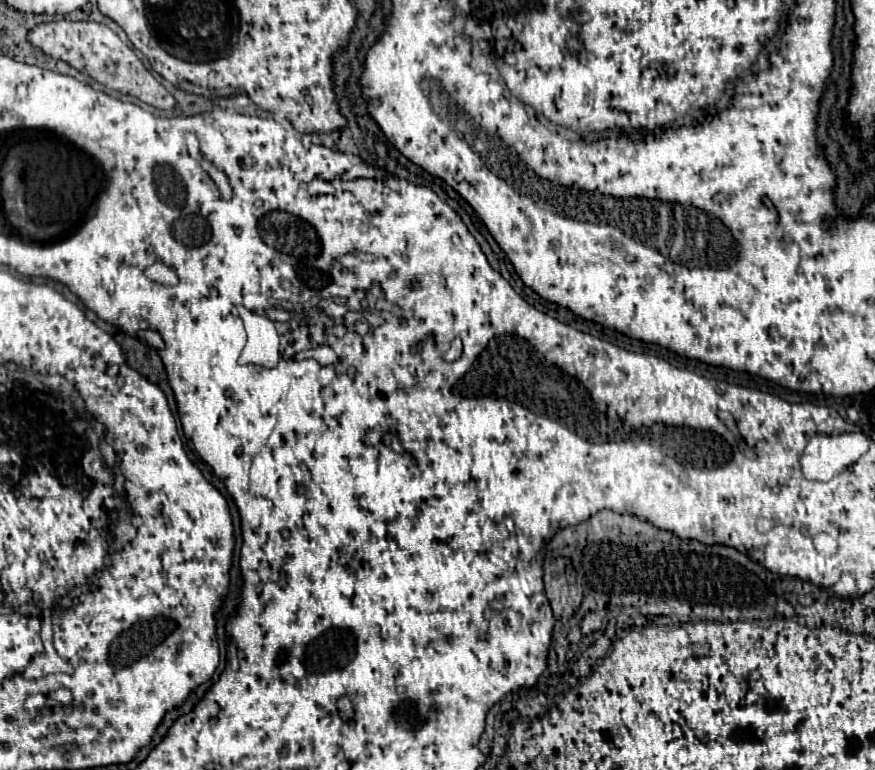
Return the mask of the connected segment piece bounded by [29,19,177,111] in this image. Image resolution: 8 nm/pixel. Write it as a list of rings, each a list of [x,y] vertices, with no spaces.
[[[51,21],[41,23],[29,33],[29,41],[39,47],[43,53],[47,53],[53,59],[61,59],[81,71],[83,75],[95,79],[97,83],[119,91],[123,95],[131,95],[141,99],[147,105],[153,105],[157,109],[171,111],[177,107],[175,97],[143,67],[139,57],[105,25],[91,23],[91,21]]]

